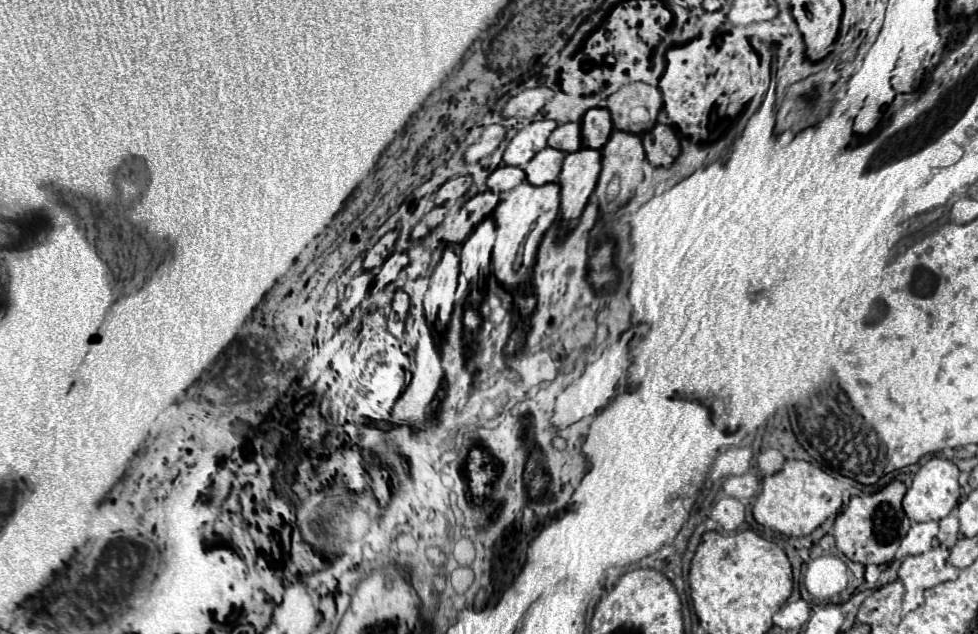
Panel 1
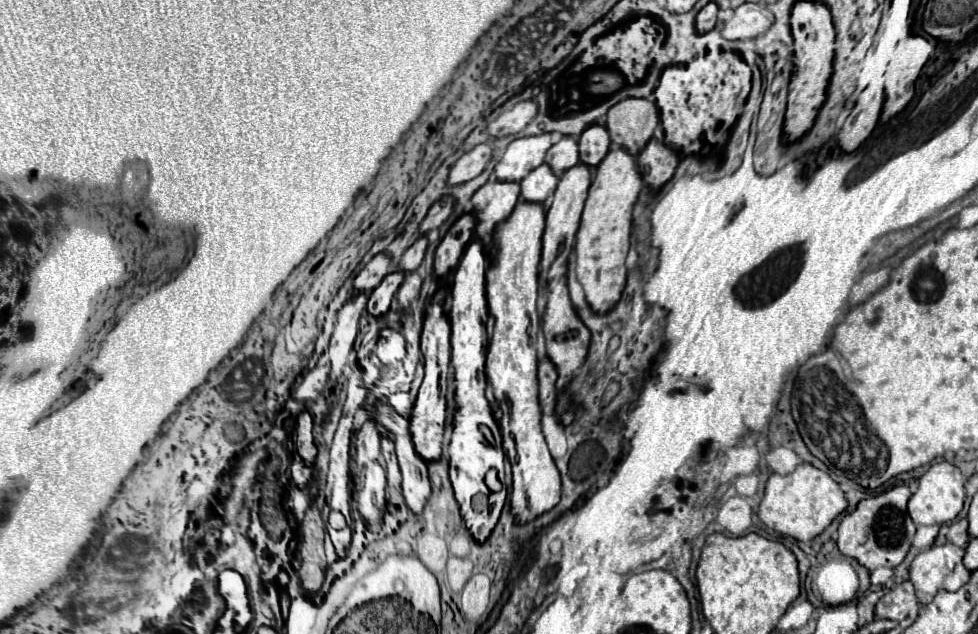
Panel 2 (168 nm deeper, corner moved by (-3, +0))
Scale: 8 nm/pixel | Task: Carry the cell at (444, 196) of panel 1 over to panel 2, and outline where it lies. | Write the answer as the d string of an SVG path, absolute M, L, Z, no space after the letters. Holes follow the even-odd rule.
M444 195L440 201L436 201L432 205L432 209L428 211L426 219L422 221L420 233L428 233L430 229L436 229L438 225L442 225L448 219L448 215L452 213L452 207L454 207L454 197L452 195Z

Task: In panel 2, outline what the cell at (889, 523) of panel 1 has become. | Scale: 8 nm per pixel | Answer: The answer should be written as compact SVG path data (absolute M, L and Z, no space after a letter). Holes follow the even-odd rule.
M896 485L876 497L864 499L858 503L856 511L846 513L838 527L838 549L842 555L856 559L868 571L876 567L896 567L906 557L912 537L914 537L914 523L906 511L906 503L910 499L910 489L906 485Z

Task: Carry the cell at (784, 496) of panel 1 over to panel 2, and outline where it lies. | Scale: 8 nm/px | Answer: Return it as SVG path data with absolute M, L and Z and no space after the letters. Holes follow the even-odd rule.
M802 463L790 475L770 475L766 483L766 493L760 501L758 517L766 527L782 535L790 535L798 541L810 541L820 535L834 517L844 513L846 505L848 503L840 485L826 471L820 471L810 463Z

